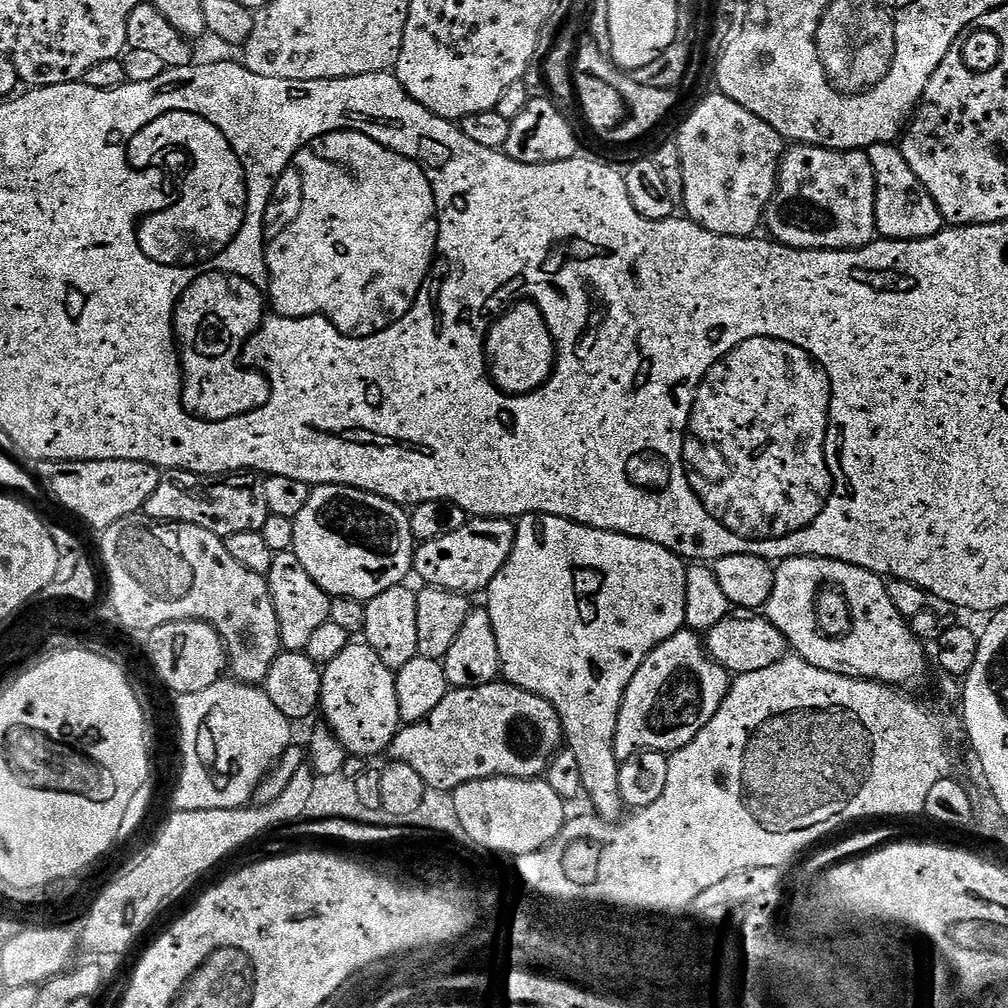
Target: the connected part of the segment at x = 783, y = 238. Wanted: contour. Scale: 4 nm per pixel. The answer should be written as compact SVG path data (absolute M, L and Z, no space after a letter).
M811 144L792 146L784 153L784 160L780 163L780 181L776 184L776 193L768 204L766 213L767 235L778 244L784 244L787 248L800 248L803 252L851 252L858 248L864 248L877 239L876 230L876 179L874 178L874 166L870 166L870 158L867 151L835 152L829 148L814 148Z

